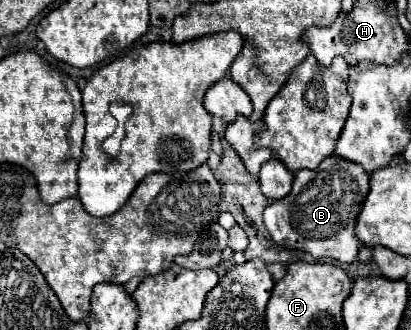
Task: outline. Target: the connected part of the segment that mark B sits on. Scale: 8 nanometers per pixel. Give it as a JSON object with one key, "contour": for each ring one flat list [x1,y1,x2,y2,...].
{"contour":[[336,156,326,158,316,170,298,170,292,192,264,210,264,226,278,246,310,252,316,260,332,258,350,264,360,248,354,226,368,196,368,180,370,176,360,164,336,160]]}

